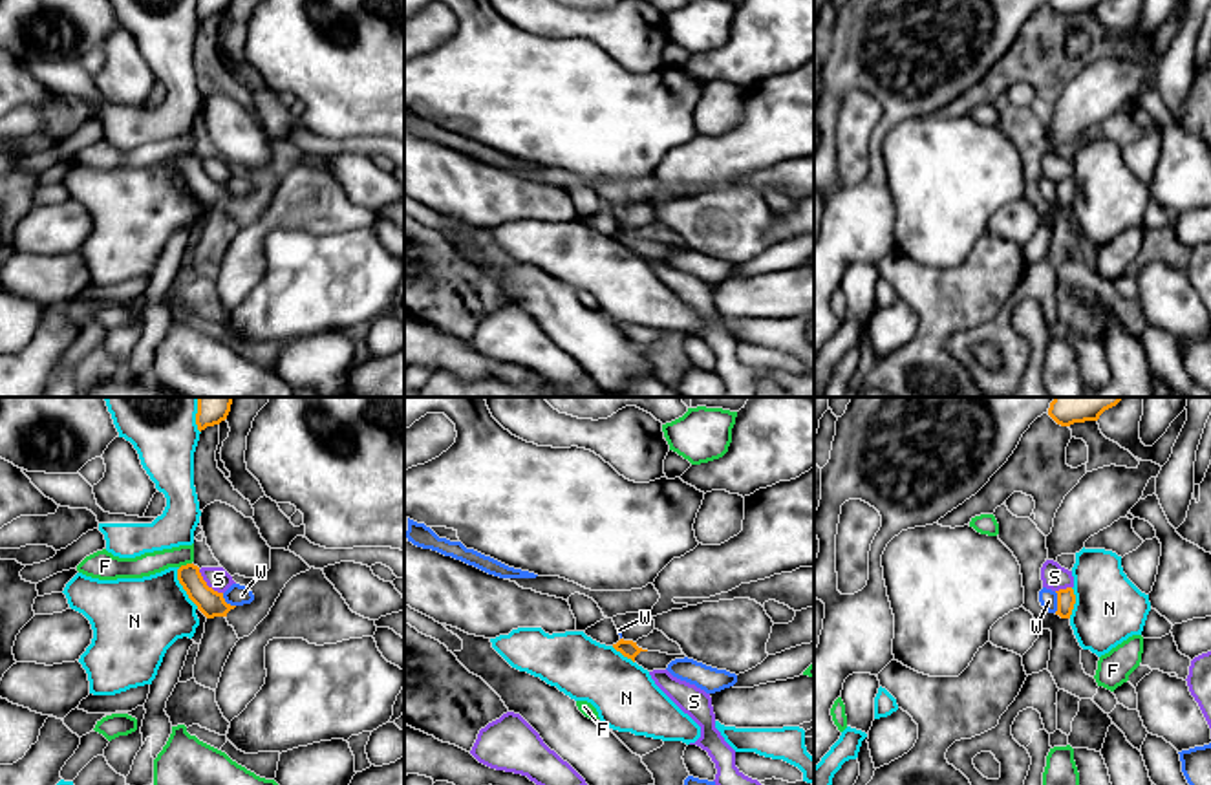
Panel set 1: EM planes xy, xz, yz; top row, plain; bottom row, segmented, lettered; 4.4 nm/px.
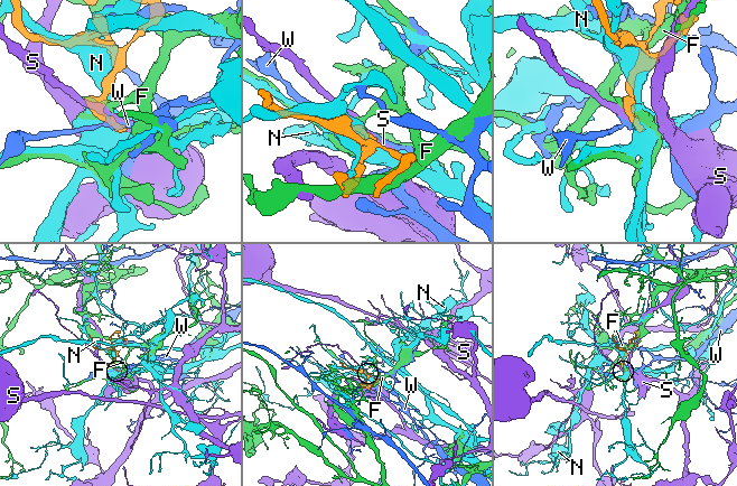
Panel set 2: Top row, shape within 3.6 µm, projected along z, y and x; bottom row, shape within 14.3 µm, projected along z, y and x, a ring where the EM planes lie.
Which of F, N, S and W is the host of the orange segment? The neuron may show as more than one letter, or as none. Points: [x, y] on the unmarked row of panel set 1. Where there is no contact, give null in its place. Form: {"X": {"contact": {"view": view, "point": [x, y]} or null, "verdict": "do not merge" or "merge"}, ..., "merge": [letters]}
{"F": {"contact": {"view": "xy", "point": [187, 154]}, "verdict": "do not merge"}, "N": {"contact": {"view": "xy", "point": [183, 178]}, "verdict": "do not merge"}, "S": {"contact": {"view": "xy", "point": [205, 174]}, "verdict": "do not merge"}, "W": {"contact": {"view": "yz", "point": [1058, 193]}, "verdict": "do not merge"}, "merge": []}

